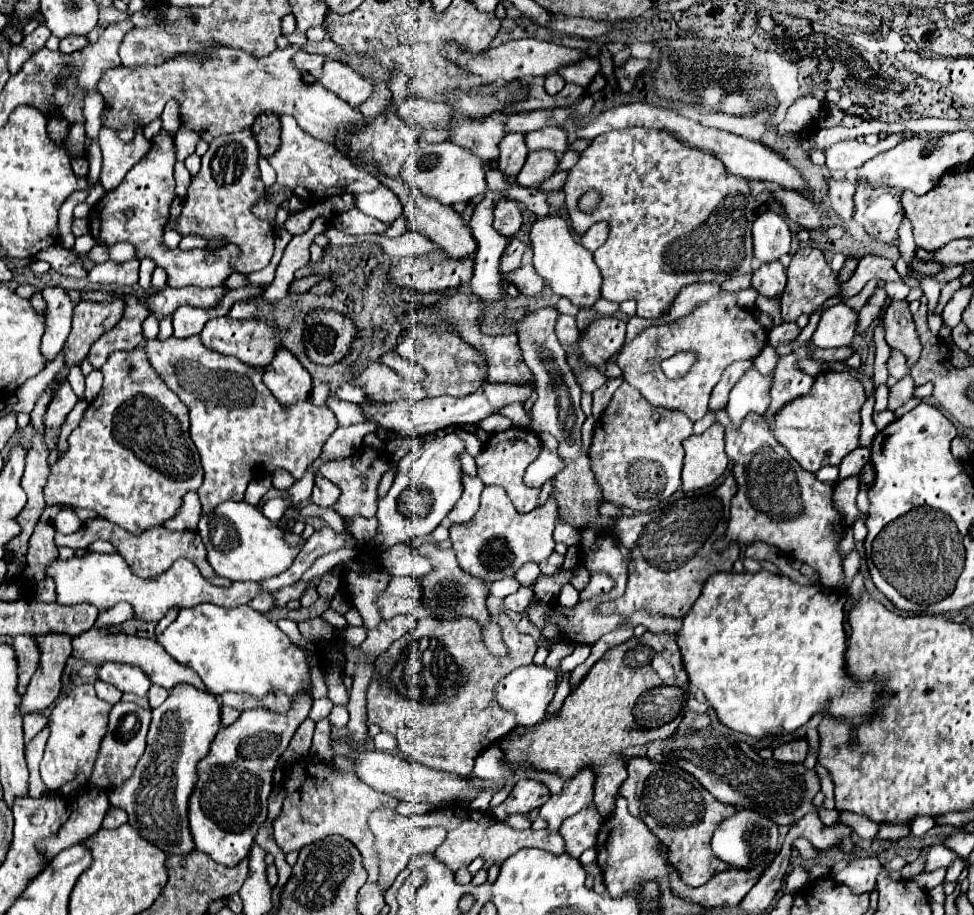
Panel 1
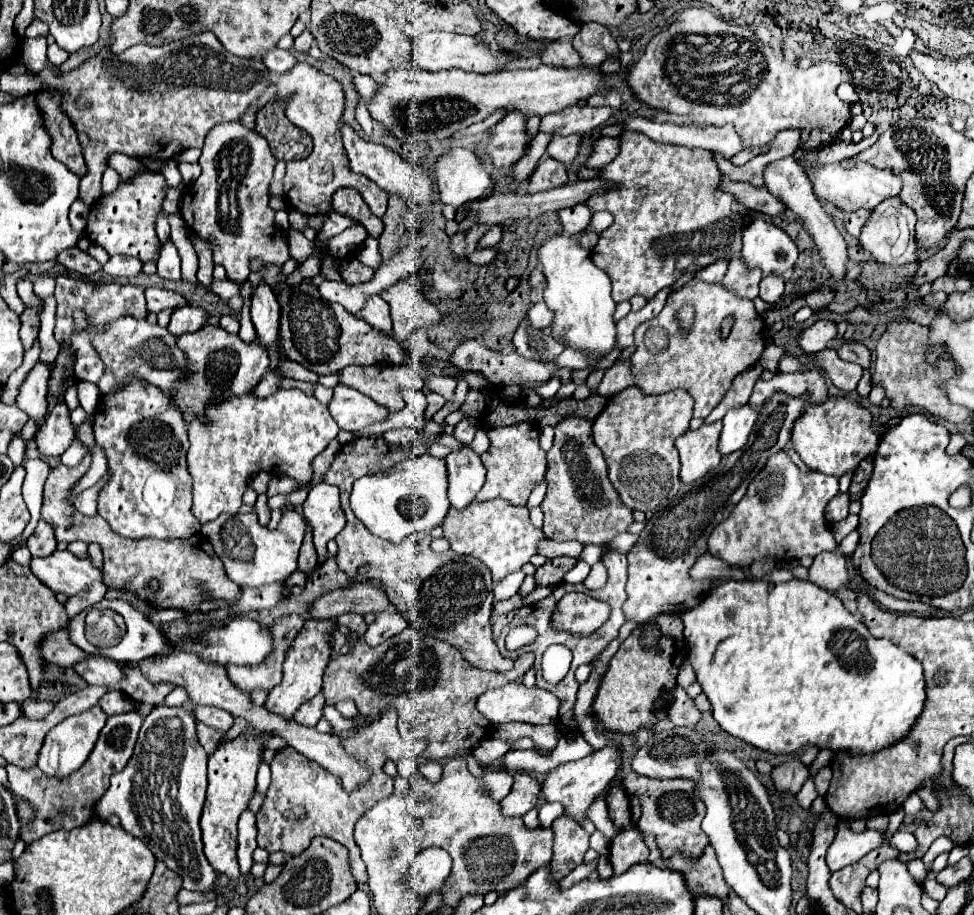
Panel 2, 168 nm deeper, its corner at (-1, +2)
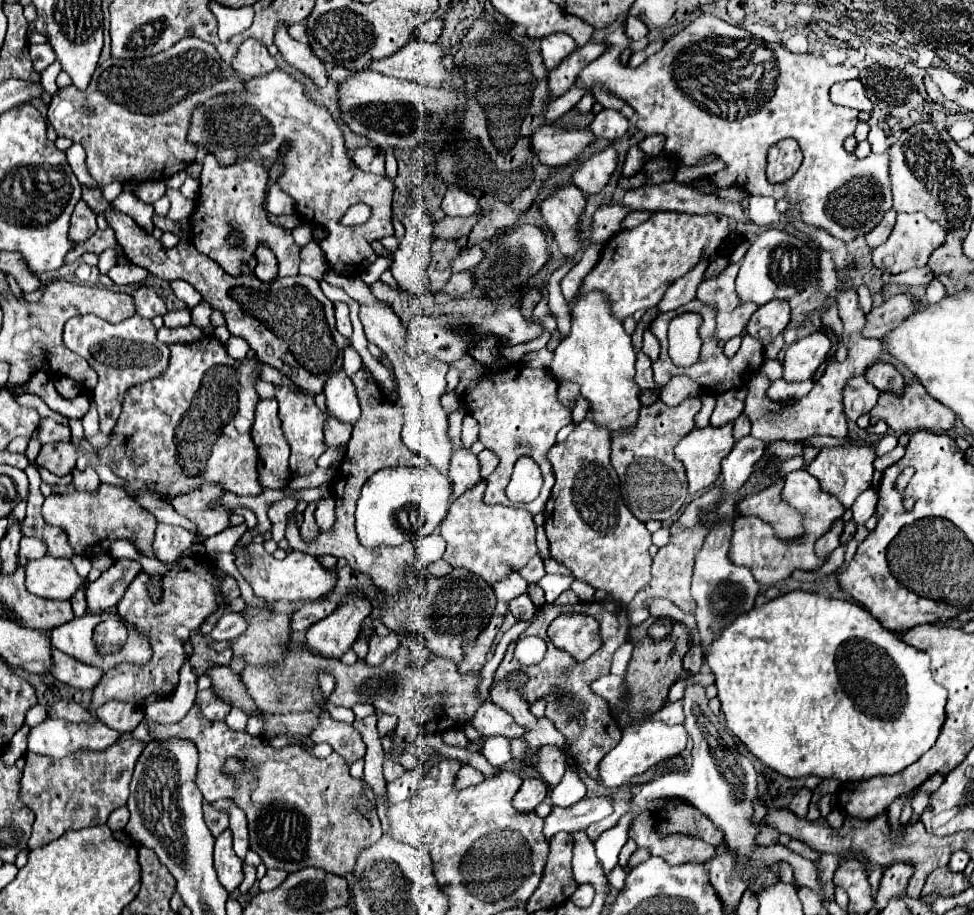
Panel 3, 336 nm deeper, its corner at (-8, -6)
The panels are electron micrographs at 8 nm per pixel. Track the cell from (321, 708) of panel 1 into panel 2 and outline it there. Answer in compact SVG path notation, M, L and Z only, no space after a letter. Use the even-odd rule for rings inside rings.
M326 706L324 708L324 718L332 724L334 732L348 732L348 730L356 730L360 726L360 722L356 718L344 718L334 706Z

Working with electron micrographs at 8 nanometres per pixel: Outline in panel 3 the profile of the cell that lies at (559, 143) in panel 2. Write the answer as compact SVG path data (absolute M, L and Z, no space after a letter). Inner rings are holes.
M607 146L579 164L579 168L573 172L573 182L585 194L595 194L607 184L615 166L617 166L617 152L613 146Z

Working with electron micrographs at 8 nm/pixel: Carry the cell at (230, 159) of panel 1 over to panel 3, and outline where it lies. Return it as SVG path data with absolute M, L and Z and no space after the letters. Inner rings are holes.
M209 152L205 156L203 170L201 170L201 196L197 198L195 212L191 214L191 230L193 230L191 240L201 254L207 254L209 258L213 258L231 276L243 274L241 272L243 264L247 264L247 260L251 260L251 256L255 256L255 250L261 244L271 248L271 252L275 254L281 276L295 276L299 272L299 250L301 248L295 244L291 234L285 234L285 228L281 228L269 220L269 212L265 210L267 184L269 184L269 168L261 160L243 158L243 160L237 160L235 164L223 166L215 158L215 154Z

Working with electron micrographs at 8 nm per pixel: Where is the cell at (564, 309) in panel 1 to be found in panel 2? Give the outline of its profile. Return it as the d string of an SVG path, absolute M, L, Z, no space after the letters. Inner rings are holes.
M536 302L536 304L532 304L532 308L528 310L528 324L532 326L532 328L548 328L548 324L550 324L550 320L552 320L552 312L548 312L548 308L546 308L546 304L544 302Z

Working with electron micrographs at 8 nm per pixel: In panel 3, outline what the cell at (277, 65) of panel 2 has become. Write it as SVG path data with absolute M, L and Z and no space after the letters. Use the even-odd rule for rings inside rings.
M249 38L239 46L239 52L231 66L239 72L241 78L255 78L273 72L277 68L277 62L269 54L267 46L263 46L259 40Z

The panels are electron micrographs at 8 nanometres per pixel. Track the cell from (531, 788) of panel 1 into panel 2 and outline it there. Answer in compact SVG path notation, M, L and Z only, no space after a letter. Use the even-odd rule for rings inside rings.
M514 774L510 794L500 802L504 816L524 816L536 806L540 784L532 774Z

